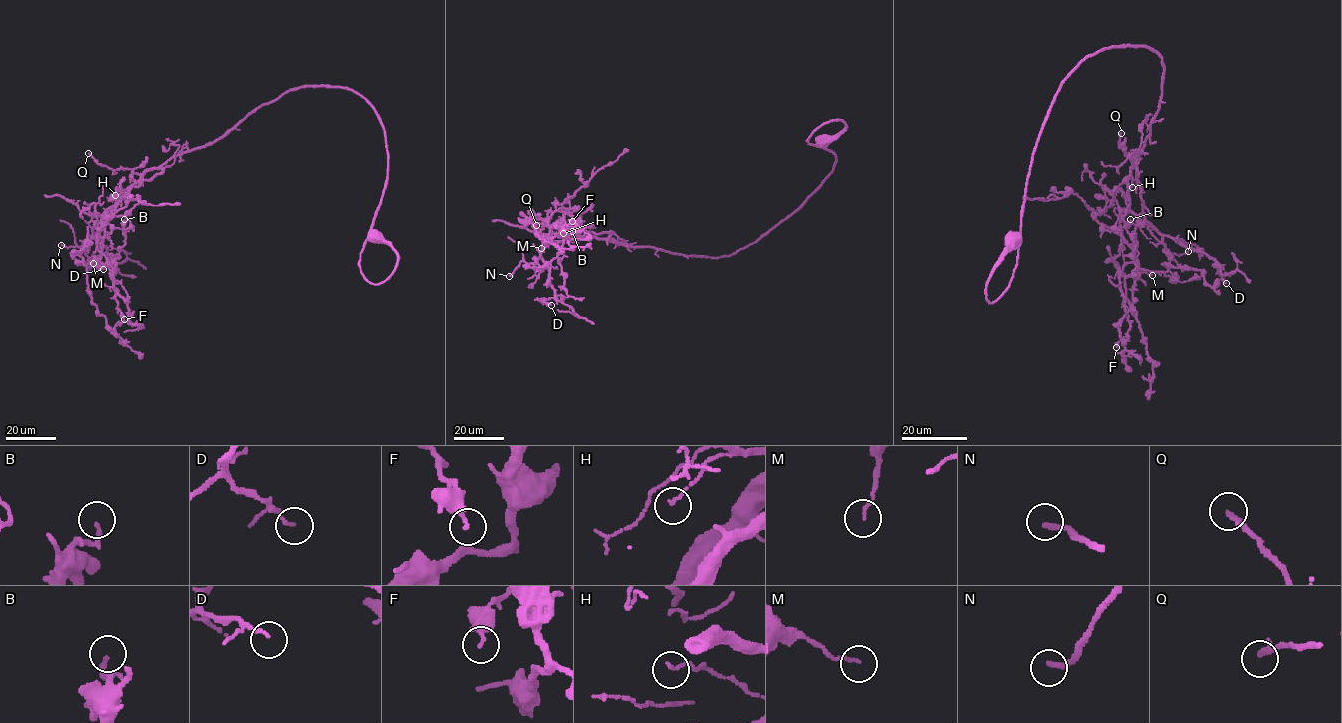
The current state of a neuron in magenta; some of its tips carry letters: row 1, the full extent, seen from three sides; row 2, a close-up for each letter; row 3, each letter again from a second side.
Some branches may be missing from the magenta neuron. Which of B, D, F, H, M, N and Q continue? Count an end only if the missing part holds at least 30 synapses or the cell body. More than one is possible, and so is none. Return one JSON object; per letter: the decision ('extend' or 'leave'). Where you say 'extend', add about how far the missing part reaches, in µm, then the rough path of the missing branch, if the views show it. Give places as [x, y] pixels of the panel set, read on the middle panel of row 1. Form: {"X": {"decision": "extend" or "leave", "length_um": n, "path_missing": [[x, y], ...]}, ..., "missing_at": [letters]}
{"B": {"decision": "leave"}, "D": {"decision": "leave"}, "F": {"decision": "leave"}, "H": {"decision": "leave"}, "M": {"decision": "leave"}, "N": {"decision": "leave"}, "Q": {"decision": "leave"}, "missing_at": []}

